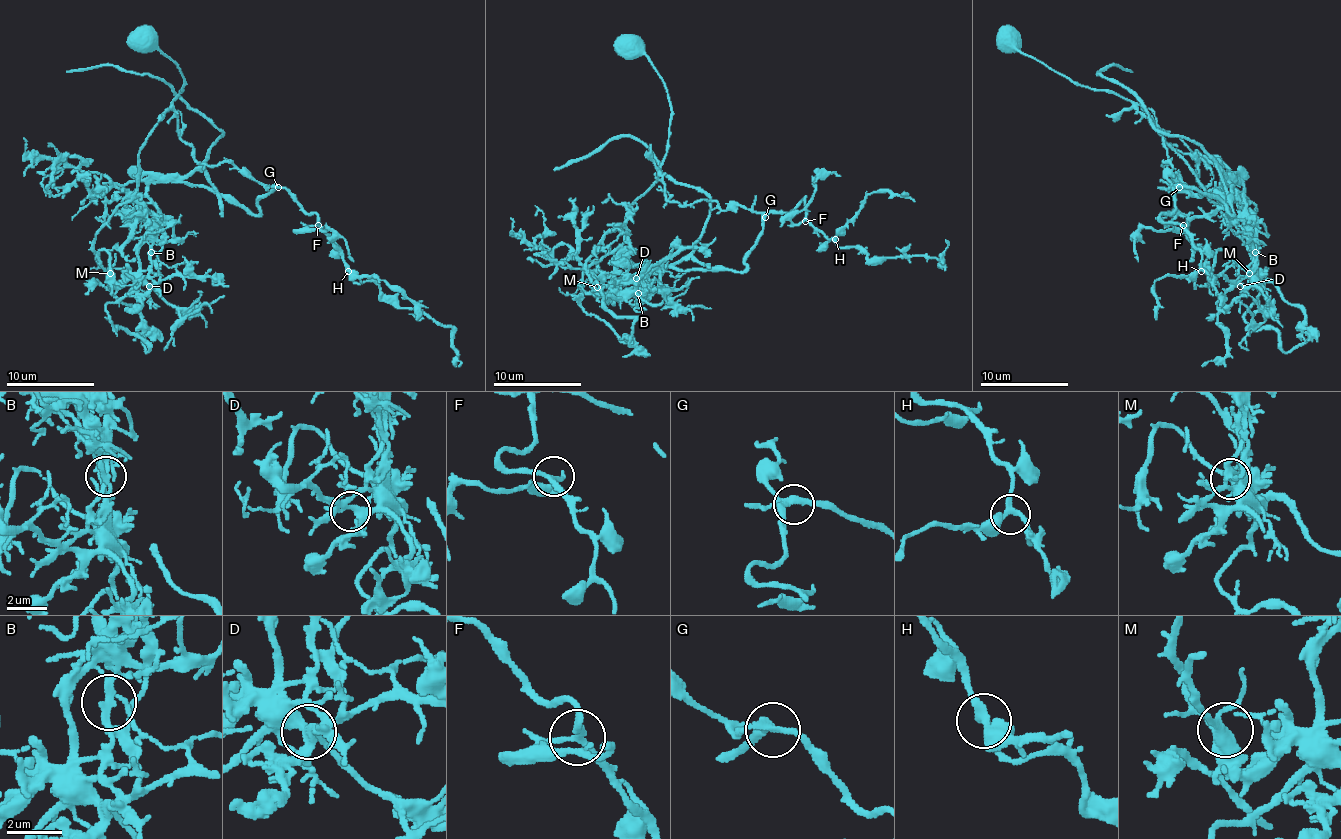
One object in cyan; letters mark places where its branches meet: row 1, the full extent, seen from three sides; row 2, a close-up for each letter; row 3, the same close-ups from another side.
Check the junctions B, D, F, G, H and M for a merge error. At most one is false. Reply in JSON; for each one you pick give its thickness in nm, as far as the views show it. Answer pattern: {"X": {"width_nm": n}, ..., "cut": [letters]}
{"B": {"width_nm": 170}, "cut": ["B"]}

